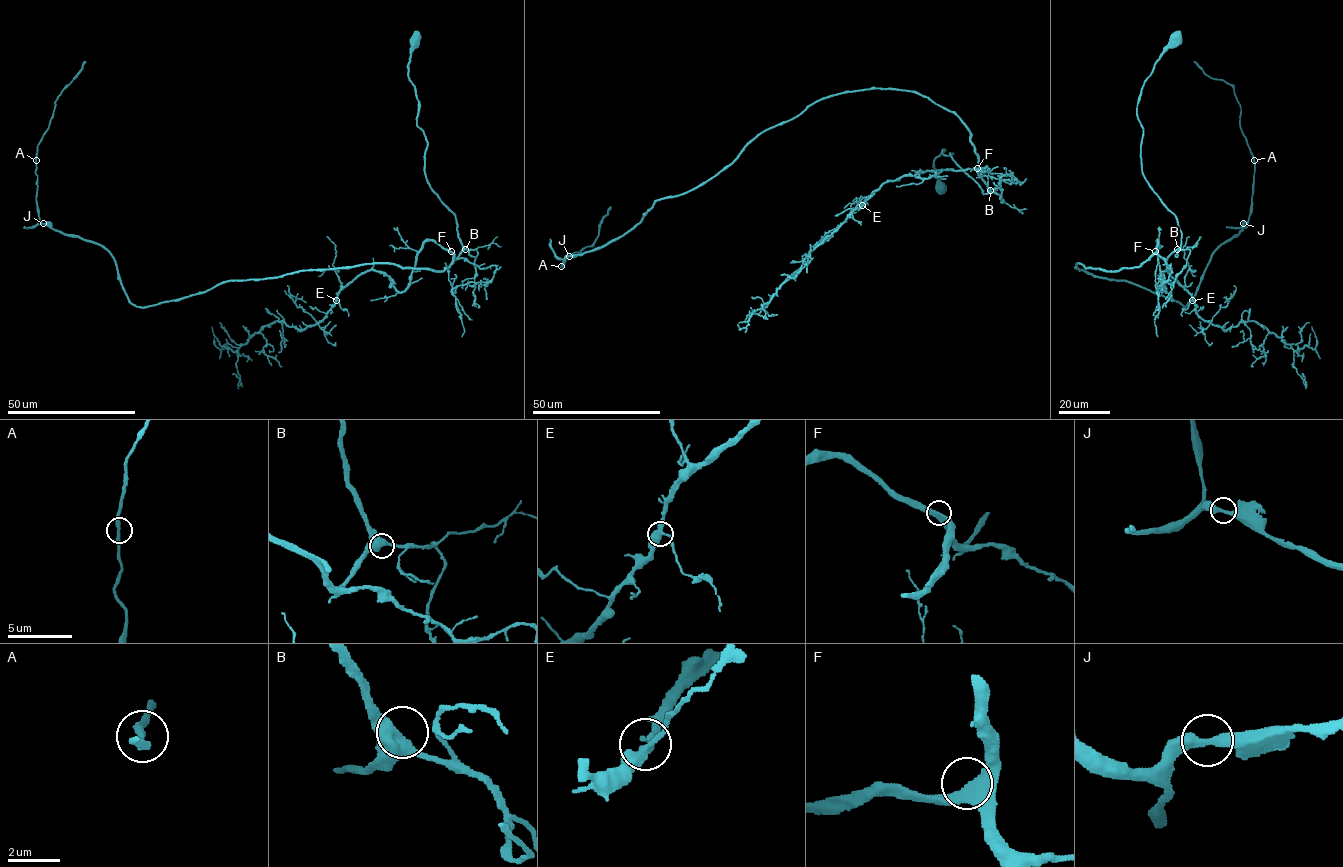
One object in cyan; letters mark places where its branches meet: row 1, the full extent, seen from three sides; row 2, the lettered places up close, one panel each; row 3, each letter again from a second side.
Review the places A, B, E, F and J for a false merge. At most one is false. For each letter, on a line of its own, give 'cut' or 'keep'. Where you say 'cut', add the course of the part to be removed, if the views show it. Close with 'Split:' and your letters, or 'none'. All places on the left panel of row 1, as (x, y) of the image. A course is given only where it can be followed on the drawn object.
A: keep
B: keep
E: keep
F: keep
J: keep
Split: none

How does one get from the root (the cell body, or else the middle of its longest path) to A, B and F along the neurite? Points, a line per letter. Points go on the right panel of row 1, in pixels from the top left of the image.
A: (1175, 40), (1137, 115), (1142, 173), (1181, 244), (1137, 267), (1076, 266), (1184, 307), (1248, 219), (1254, 160)
B: (1175, 40), (1142, 86), (1137, 115), (1142, 128), (1142, 173), (1175, 215), (1181, 233), (1177, 249)
F: (1175, 40), (1156, 62), (1137, 103), (1142, 173), (1175, 215), (1181, 233), (1181, 245), (1165, 259), (1155, 251)

